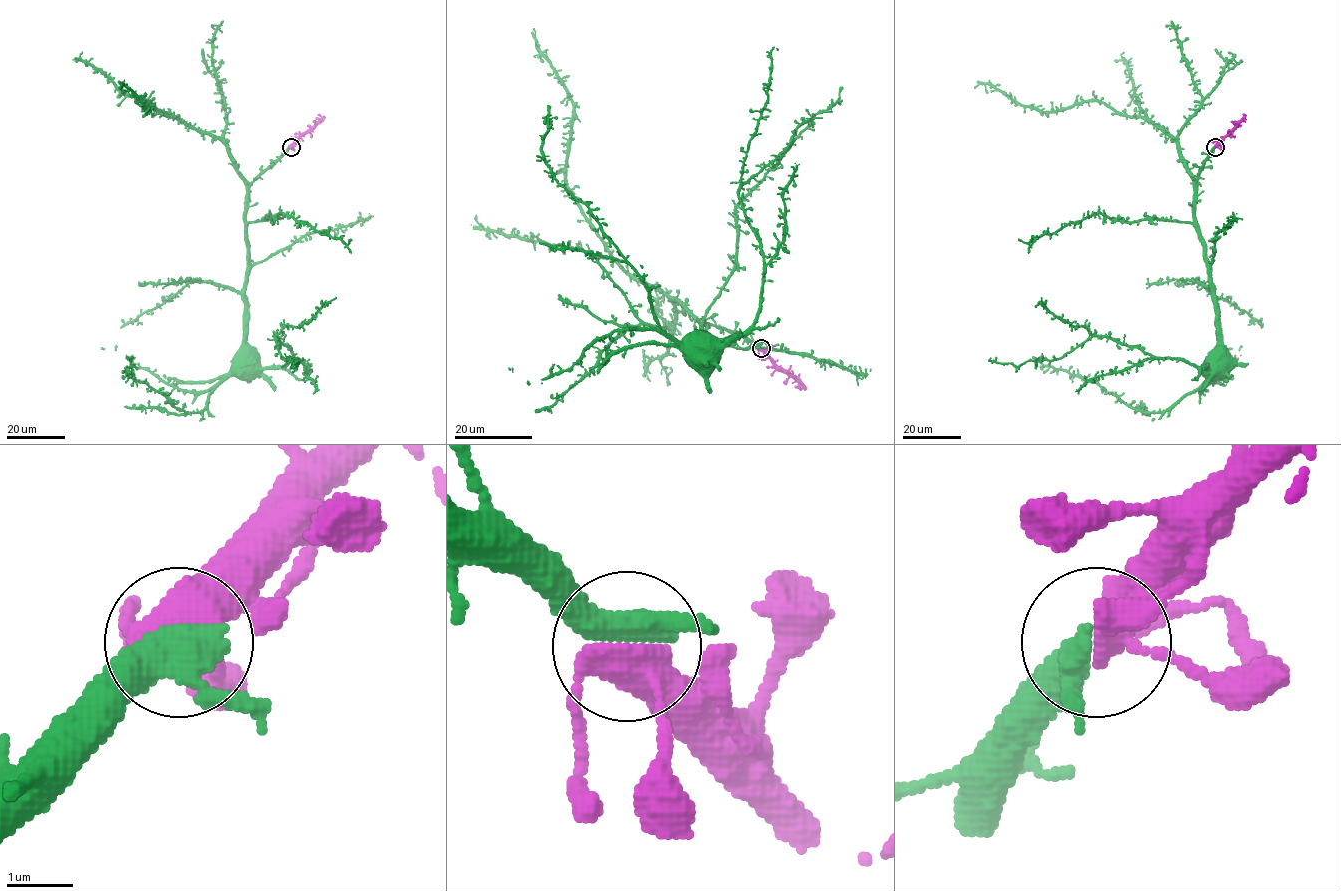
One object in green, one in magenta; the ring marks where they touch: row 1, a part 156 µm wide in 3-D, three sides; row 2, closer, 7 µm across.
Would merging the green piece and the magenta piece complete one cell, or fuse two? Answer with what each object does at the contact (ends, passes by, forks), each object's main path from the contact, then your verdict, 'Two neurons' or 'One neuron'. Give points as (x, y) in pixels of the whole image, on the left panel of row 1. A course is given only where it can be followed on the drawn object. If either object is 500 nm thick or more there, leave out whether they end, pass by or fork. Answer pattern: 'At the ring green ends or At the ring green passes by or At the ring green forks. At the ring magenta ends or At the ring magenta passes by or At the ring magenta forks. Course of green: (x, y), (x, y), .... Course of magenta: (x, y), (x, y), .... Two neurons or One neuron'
At the ring green passes by. At the ring magenta forks. Course of green: (291, 146), (250, 187), (245, 221), (242, 363). Course of magenta: (291, 146), (321, 117), (318, 114). One neuron

